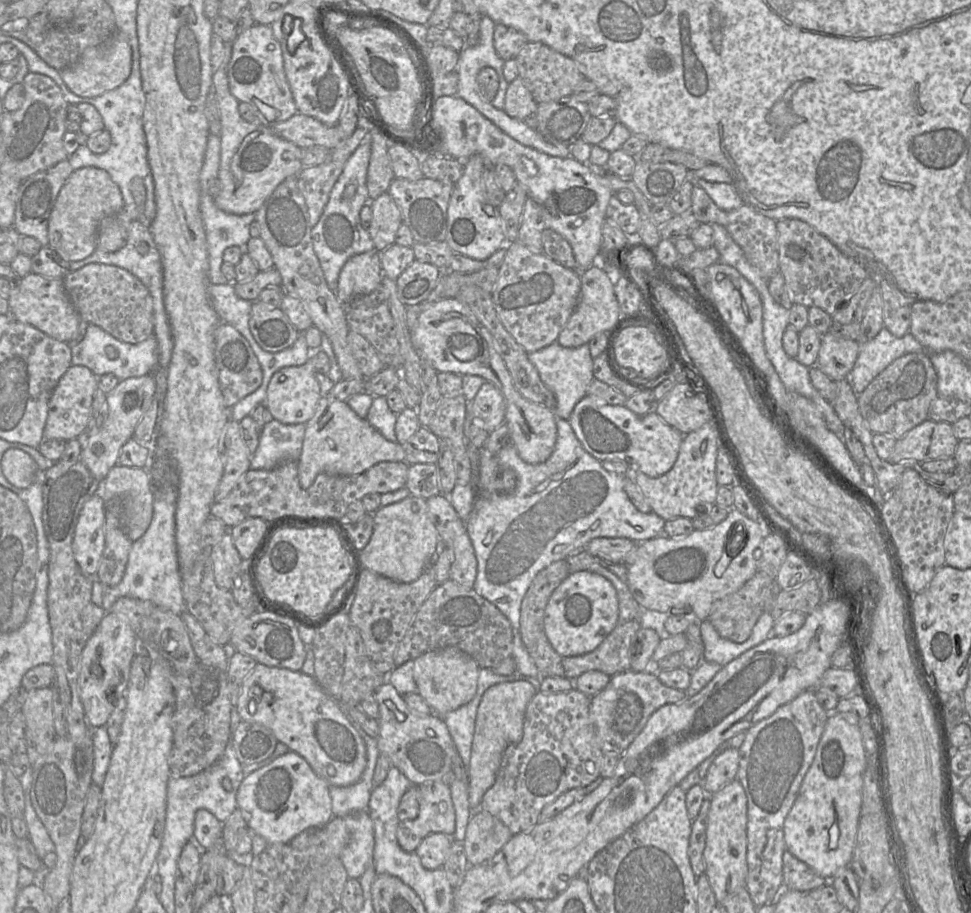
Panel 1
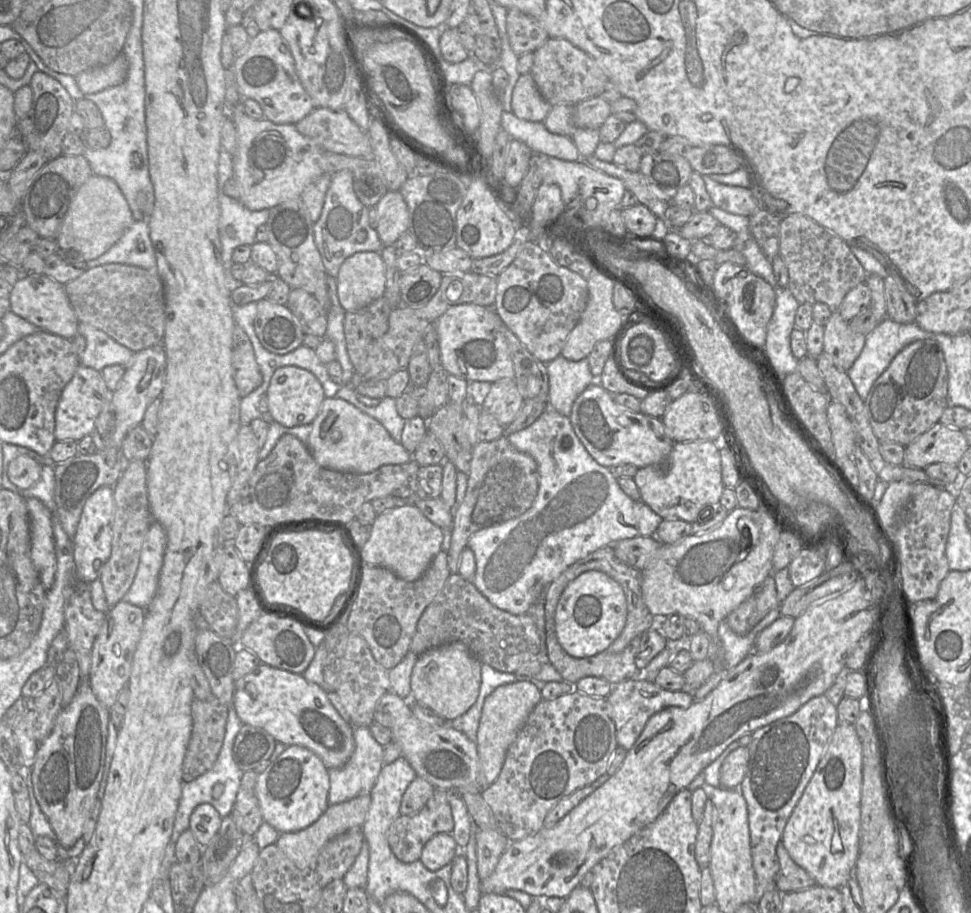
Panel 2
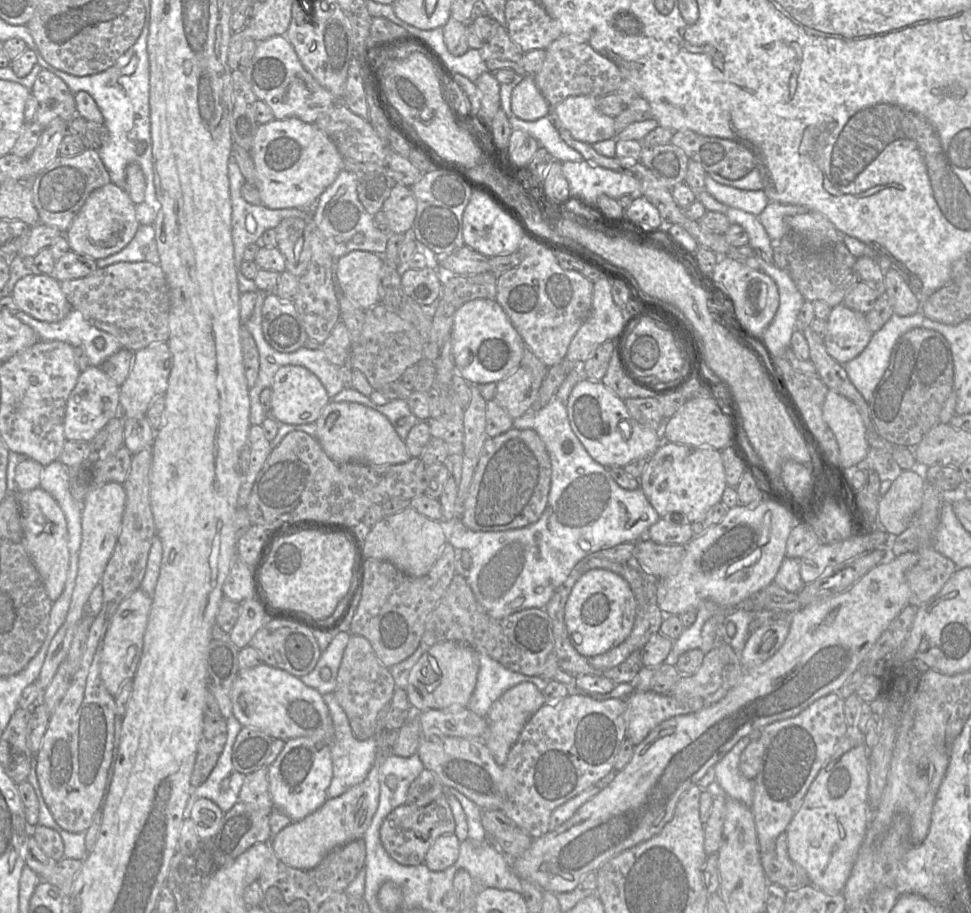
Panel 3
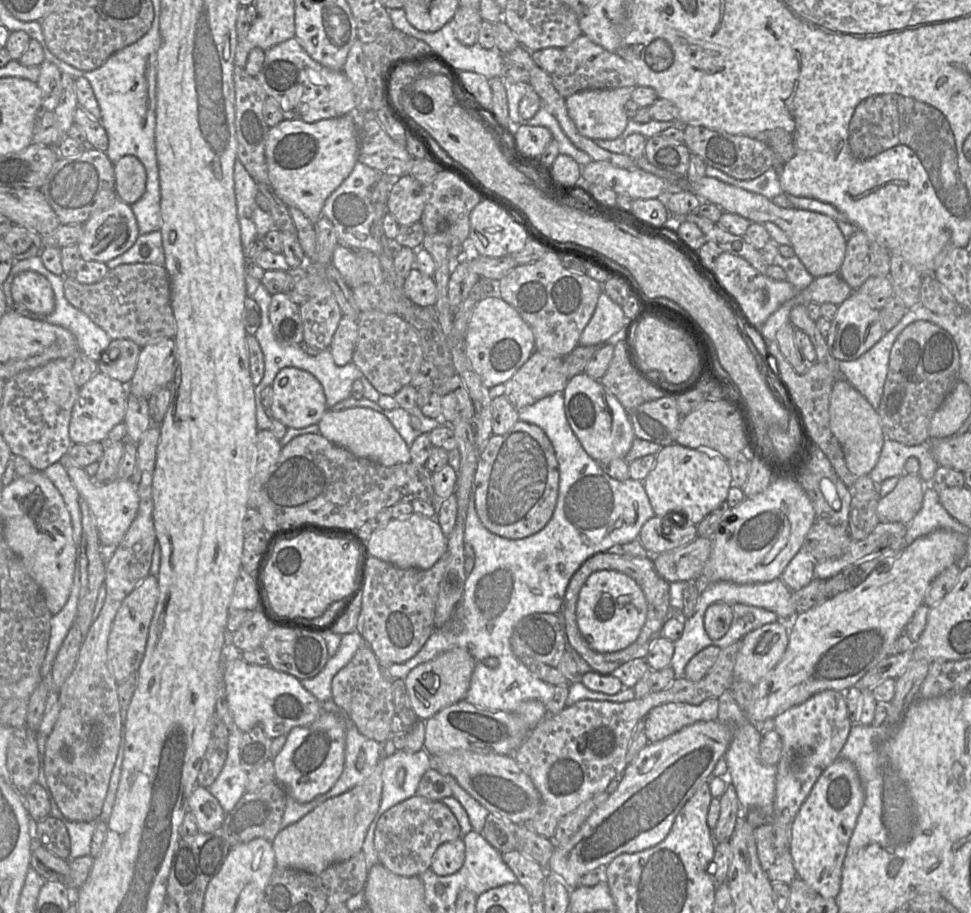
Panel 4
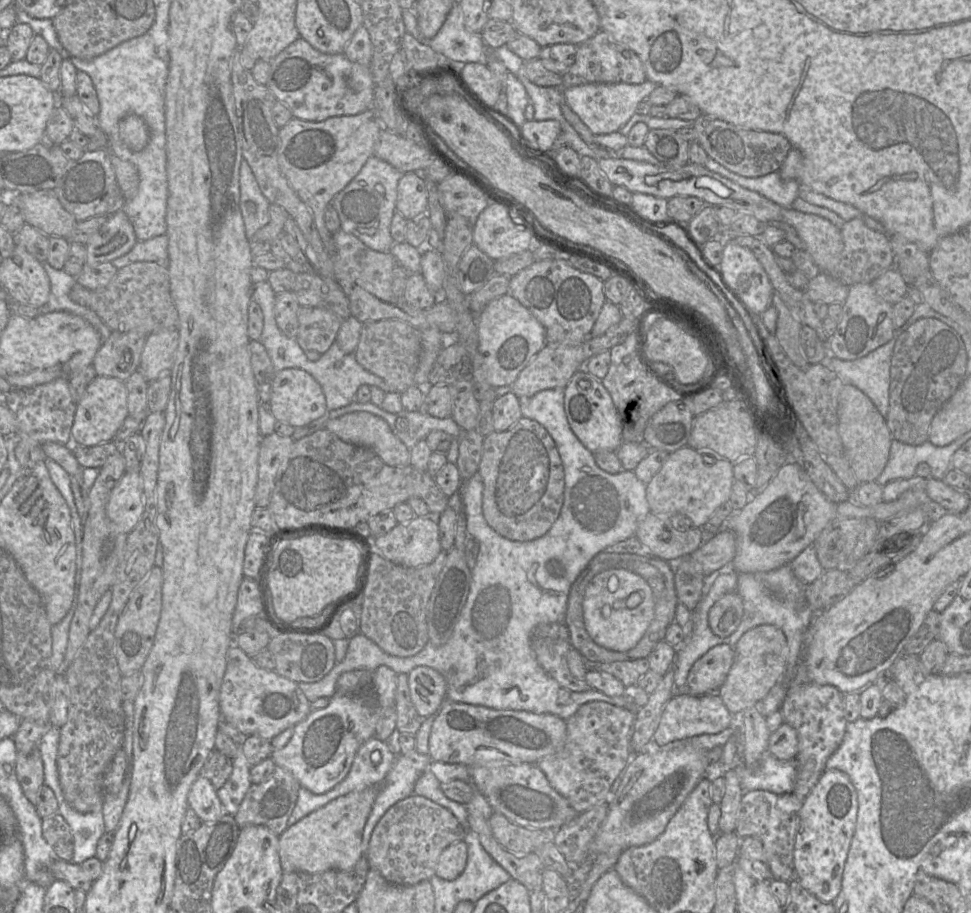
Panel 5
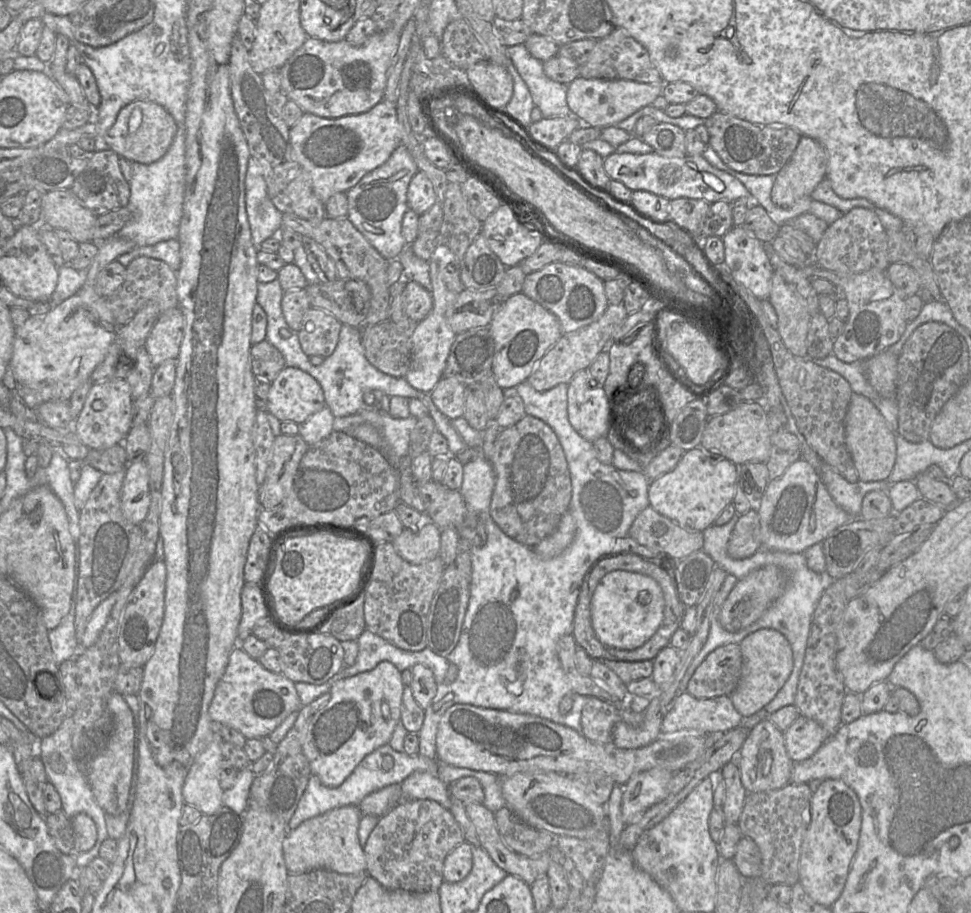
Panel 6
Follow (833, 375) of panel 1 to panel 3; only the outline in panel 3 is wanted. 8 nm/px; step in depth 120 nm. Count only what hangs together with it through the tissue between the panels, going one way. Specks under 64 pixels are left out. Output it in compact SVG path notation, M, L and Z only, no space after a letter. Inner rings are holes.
M841 303L832 307L824 344L828 354L844 365L865 349L872 334L865 314Z

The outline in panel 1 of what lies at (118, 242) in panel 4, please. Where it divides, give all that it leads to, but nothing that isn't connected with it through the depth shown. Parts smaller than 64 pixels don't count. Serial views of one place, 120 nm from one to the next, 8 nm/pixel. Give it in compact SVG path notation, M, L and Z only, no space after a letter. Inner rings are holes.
M96 167L76 169L61 188L50 214L48 246L68 262L81 261L97 249L97 229L100 221L123 209L121 191L107 171Z

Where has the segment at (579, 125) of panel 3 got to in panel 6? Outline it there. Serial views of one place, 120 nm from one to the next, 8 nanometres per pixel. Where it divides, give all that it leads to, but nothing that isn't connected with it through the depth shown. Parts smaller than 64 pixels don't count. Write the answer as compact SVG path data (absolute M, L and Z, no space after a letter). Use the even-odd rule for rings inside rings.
M578 77L568 84L567 103L584 125L596 128L614 126L639 109L651 105L662 94L664 84Z

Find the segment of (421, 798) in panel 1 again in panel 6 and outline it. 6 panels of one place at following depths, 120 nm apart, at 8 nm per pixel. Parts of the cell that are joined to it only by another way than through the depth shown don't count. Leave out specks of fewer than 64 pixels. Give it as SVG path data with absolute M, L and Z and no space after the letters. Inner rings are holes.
M403 800L381 816L371 831L363 847L366 871L388 890L438 892L444 882L444 860L463 842L463 831L450 810L434 800Z

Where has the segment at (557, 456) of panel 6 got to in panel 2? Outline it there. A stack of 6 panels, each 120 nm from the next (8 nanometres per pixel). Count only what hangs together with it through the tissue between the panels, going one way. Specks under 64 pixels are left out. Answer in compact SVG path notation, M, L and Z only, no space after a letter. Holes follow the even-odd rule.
M508 435L492 441L479 441L473 447L466 494L453 510L451 543L447 551L451 574L458 573L461 553L475 532L519 517L532 506L538 492L538 481L535 460L512 446Z

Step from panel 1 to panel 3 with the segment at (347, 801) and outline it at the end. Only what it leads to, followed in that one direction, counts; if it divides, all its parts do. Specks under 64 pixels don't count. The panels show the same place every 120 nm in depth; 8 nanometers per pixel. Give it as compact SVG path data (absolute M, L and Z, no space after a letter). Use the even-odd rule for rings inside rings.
M334 692L323 695L323 700L329 709L334 729L334 735L330 742L333 777L327 789L327 798L331 799L340 796L366 779L376 757L377 743L374 737L364 741L355 738L348 717L338 704Z

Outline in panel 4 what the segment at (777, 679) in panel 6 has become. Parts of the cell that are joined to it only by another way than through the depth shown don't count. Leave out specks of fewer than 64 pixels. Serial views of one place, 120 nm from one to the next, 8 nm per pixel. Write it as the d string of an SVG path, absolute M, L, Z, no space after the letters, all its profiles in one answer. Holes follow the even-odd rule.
M782 620L747 633L736 656L733 680L756 686L780 662L788 642L788 625Z

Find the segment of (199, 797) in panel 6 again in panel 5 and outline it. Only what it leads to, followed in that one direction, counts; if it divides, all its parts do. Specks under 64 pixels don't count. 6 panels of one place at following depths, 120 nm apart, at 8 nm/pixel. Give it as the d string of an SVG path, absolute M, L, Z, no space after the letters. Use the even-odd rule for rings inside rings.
M199 775L193 782L188 796L188 807L194 810L201 822L219 819L225 812L216 789L208 778Z

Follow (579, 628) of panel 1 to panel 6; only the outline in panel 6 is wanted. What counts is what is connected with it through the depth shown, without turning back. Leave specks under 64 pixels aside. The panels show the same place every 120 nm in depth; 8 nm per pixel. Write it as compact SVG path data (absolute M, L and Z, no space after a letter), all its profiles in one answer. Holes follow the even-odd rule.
M615 570L607 573L595 588L590 602L591 623L597 638L606 647L634 650L646 643L658 630L664 618L664 607L663 591L655 579L636 572ZM641 591L648 592L649 603L638 602L637 598Z

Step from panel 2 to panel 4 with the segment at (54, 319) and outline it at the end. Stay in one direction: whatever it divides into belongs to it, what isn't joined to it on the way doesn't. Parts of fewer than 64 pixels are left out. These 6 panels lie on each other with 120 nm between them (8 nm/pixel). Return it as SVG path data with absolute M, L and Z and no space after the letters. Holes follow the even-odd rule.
M23 271L15 276L11 285L12 298L29 311L49 315L55 308L55 298L48 279L35 271Z

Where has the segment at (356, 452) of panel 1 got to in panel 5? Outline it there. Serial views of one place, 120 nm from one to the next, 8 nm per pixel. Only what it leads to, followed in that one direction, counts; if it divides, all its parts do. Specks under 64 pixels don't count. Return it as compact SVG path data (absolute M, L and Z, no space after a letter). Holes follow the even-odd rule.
M353 412L336 419L326 417L321 422L343 441L372 449L389 466L410 465L411 449L376 415Z

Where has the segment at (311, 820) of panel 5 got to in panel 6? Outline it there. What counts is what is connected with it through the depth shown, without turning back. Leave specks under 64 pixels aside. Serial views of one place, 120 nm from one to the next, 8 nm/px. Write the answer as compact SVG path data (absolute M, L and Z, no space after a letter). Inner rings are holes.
M346 805L305 820L296 829L288 829L282 846L289 874L302 874L314 869L327 869L340 874L365 871L366 859L358 837L362 816L358 805Z

